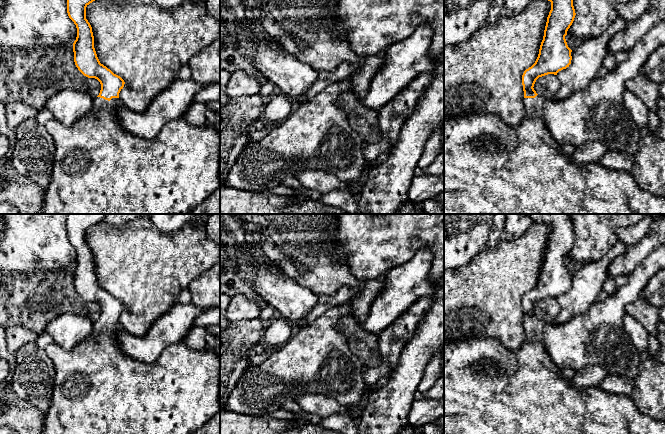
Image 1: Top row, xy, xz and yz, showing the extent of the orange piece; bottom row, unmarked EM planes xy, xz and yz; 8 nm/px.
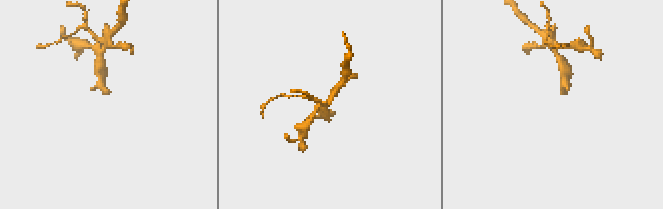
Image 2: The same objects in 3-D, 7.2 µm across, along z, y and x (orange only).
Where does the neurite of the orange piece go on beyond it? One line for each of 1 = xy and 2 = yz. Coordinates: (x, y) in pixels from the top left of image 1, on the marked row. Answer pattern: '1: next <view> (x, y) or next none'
1: next xy (99, 168)
2: next yz (490, 167)

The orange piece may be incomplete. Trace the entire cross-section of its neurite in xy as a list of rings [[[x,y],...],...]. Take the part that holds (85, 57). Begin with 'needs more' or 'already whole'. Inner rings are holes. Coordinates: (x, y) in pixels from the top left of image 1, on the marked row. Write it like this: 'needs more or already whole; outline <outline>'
needs more; outline [[[67,0],[67,13],[77,28],[73,43],[75,65],[84,76],[97,79],[101,90],[90,112],[71,126],[55,118],[44,125],[54,140],[55,153],[43,214],[192,214],[220,185],[220,134],[212,128],[193,127],[182,117],[166,123],[153,139],[137,137],[121,127],[118,109],[123,104],[119,93],[125,82],[97,57],[92,27],[86,19],[86,7],[93,1]]]

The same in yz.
needs more; outline [[[548,0],[551,10],[547,17],[543,40],[535,63],[526,69],[522,75],[524,91],[525,115],[516,126],[507,125],[494,113],[482,113],[461,117],[444,118],[444,214],[665,214],[665,196],[656,196],[640,188],[629,172],[612,170],[599,162],[579,164],[573,156],[568,156],[562,146],[550,135],[544,121],[544,103],[546,97],[538,95],[534,84],[539,77],[557,73],[571,64],[572,50],[568,47],[565,36],[575,18],[573,0]]]

